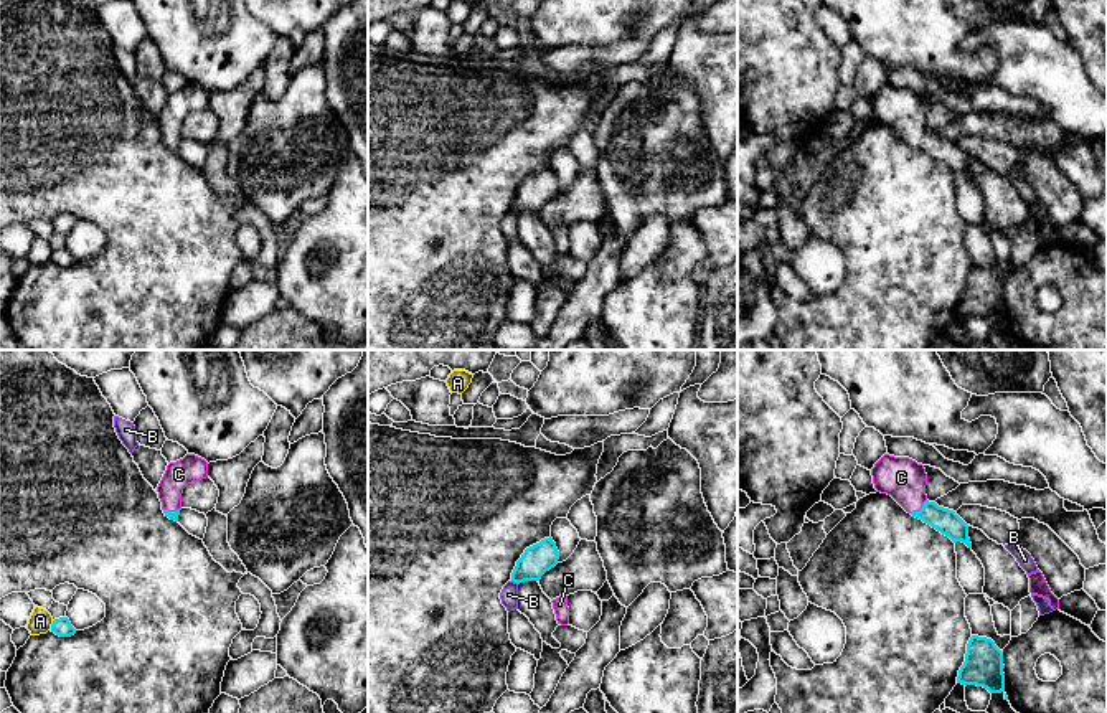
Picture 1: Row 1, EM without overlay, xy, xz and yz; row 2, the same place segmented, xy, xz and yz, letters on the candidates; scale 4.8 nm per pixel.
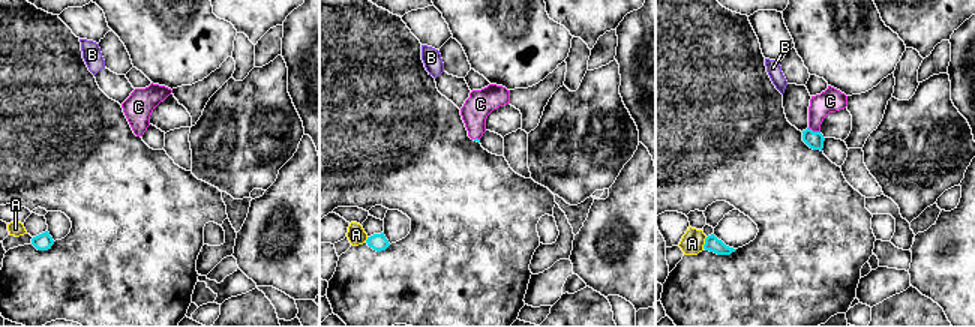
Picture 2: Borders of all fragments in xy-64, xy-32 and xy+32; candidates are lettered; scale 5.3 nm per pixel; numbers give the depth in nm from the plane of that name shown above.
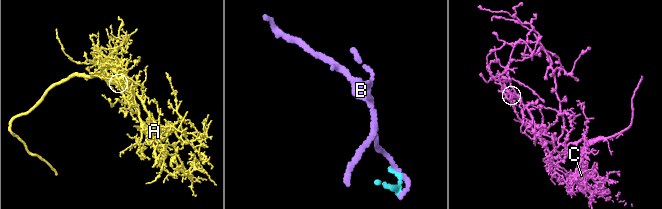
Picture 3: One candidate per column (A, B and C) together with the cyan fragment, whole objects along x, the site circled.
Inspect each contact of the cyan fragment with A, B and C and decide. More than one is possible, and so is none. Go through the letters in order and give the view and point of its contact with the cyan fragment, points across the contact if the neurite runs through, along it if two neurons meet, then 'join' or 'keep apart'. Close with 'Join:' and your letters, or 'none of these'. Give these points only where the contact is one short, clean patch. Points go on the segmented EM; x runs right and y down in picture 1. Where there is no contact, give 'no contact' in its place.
A: contact xy (51, 626); border xy (53, 621), (50, 629); keep apart
B: contact xz (515, 581); border xz (512, 580), (517, 585); keep apart
C: contact yz (921, 509); way yz (947, 522), (921, 509), (901, 477); join
Join: C

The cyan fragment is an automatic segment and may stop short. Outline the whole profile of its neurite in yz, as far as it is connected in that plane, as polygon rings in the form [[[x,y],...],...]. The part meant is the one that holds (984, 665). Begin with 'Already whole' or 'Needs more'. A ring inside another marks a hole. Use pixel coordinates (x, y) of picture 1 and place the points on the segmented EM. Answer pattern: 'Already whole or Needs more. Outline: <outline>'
Already whole. Outline: [[[972,635],[967,644],[965,662],[959,670],[957,683],[977,685],[990,693],[1005,692],[1003,652],[992,639]]]

